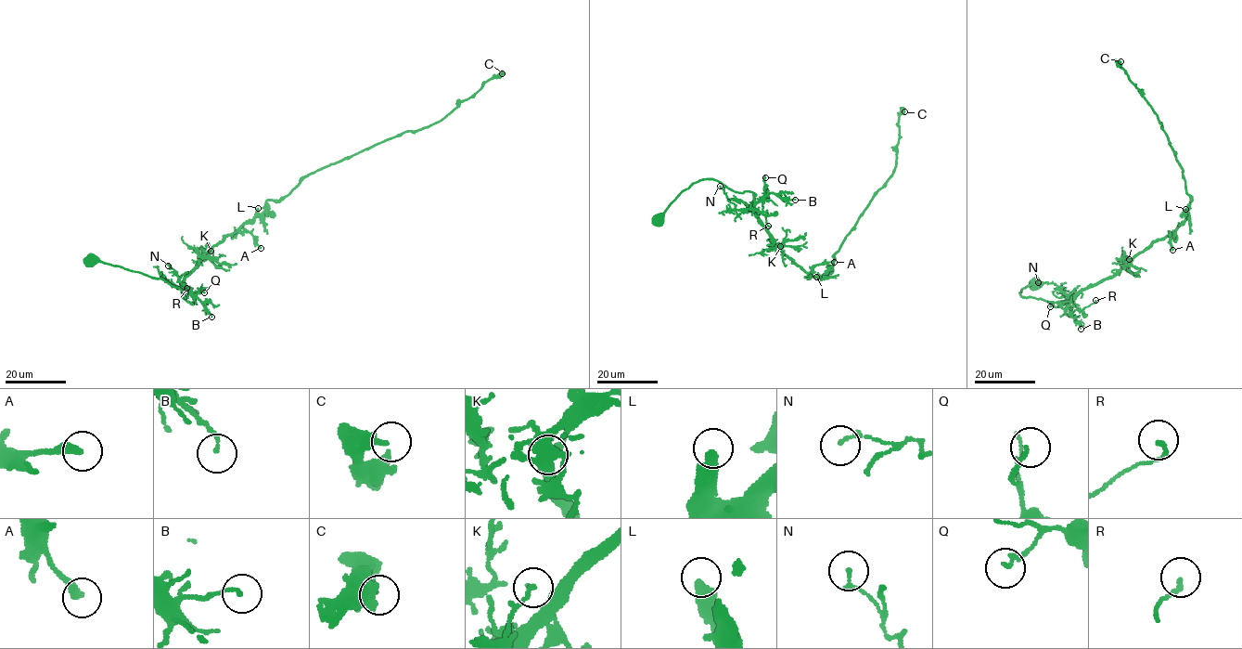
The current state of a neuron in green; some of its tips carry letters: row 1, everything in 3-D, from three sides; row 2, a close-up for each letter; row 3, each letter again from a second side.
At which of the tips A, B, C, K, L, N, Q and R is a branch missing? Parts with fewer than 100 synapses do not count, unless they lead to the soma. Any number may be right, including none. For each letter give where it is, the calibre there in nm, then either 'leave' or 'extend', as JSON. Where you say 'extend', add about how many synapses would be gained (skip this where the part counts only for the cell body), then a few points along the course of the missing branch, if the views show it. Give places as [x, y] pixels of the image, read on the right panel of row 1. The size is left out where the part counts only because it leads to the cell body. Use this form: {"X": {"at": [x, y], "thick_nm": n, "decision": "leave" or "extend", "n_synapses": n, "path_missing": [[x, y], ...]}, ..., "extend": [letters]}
{"A": {"at": [1172, 250], "thick_nm": 320, "decision": "leave"}, "B": {"at": [1081, 329], "thick_nm": 140, "decision": "leave"}, "C": {"at": [1120, 61], "thick_nm": 240, "decision": "leave"}, "K": {"at": [1129, 259], "thick_nm": 150, "decision": "leave"}, "L": {"at": [1185, 209], "thick_nm": 440, "decision": "leave"}, "N": {"at": [1038, 282], "thick_nm": 160, "decision": "leave"}, "Q": {"at": [1050, 306], "thick_nm": 150, "decision": "leave"}, "R": {"at": [1095, 300], "thick_nm": 170, "decision": "leave"}, "extend": []}

